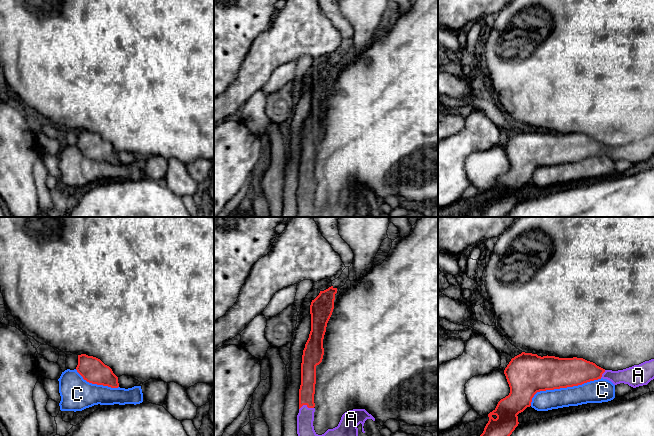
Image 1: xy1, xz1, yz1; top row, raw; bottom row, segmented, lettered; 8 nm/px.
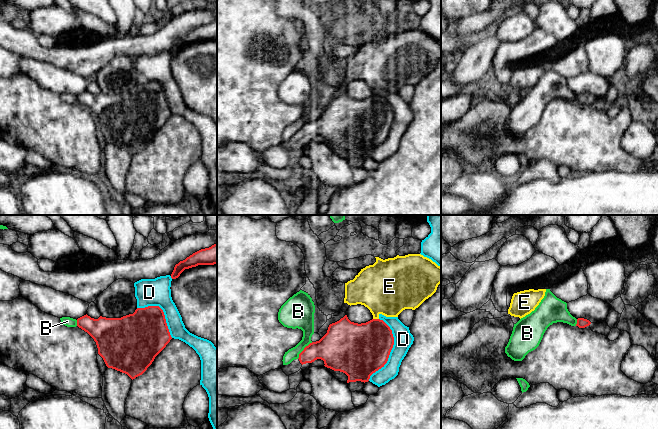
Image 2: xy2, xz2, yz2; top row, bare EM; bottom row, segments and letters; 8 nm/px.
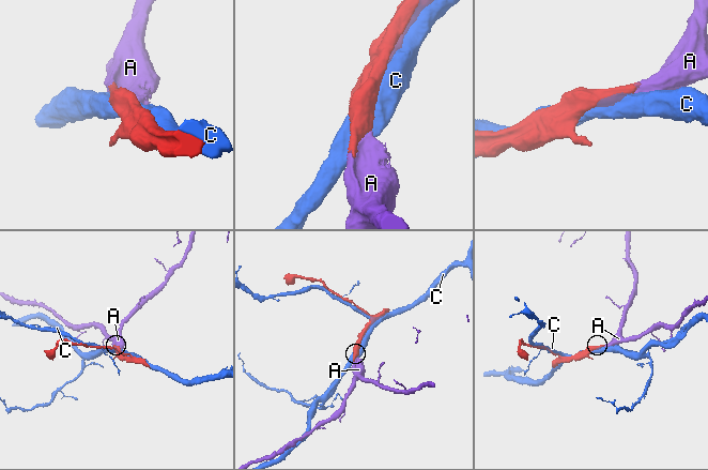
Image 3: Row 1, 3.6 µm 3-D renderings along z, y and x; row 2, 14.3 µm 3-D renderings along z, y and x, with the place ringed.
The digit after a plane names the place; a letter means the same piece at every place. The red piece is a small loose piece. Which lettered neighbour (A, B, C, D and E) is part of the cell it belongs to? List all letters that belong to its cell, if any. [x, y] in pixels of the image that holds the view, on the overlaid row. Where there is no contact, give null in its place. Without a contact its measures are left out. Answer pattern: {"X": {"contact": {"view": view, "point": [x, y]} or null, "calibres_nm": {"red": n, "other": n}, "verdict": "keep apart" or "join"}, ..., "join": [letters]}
{"A": {"contact": {"view": "xz1", "point": [307, 406]}, "calibres_nm": {"red": 130, "other": 140}, "verdict": "join"}, "B": {"contact": {"view": "xz2", "point": [304, 349]}, "calibres_nm": {"red": 280, "other": 180}, "verdict": "keep apart"}, "C": {"contact": {"view": "yz1", "point": [562, 387]}, "calibres_nm": {"red": 280, "other": 180}, "verdict": "keep apart"}, "D": {"contact": {"view": "xz2", "point": [391, 349]}, "calibres_nm": {"red": 420, "other": 160}, "verdict": "keep apart"}, "E": {"contact": {"view": "xz2", "point": [376, 319]}, "calibres_nm": {"red": 400, "other": 400}, "verdict": "keep apart"}, "join": ["A"]}

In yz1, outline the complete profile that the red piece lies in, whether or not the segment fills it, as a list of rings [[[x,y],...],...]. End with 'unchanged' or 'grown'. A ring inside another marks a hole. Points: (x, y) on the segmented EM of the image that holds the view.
[[[525,353],[511,359],[504,370],[510,393],[488,414],[489,421],[480,436],[510,436],[518,426],[518,414],[531,406],[537,392],[567,388],[607,379],[636,388],[654,379],[654,359],[612,371],[583,358],[559,358]]] | grown

